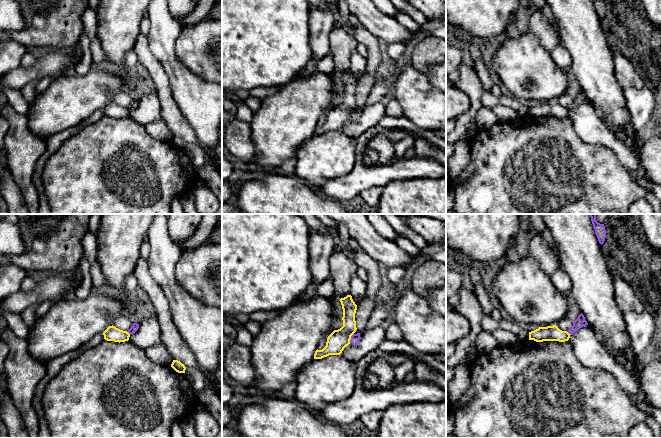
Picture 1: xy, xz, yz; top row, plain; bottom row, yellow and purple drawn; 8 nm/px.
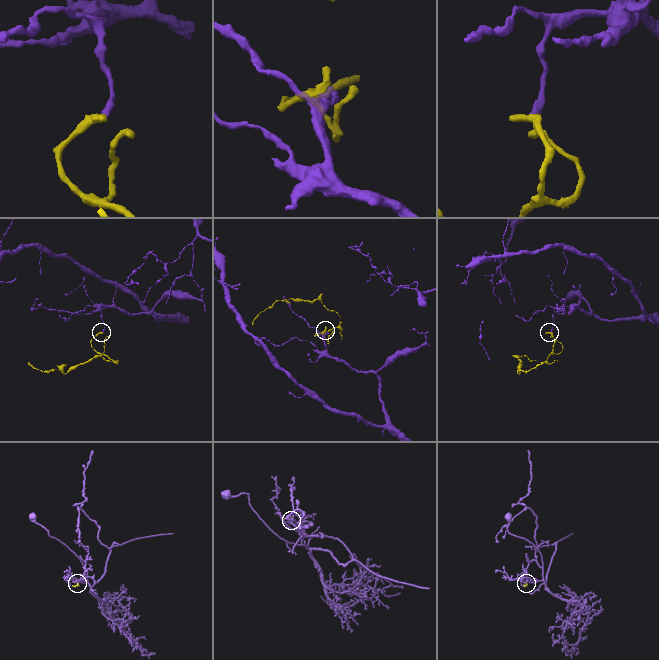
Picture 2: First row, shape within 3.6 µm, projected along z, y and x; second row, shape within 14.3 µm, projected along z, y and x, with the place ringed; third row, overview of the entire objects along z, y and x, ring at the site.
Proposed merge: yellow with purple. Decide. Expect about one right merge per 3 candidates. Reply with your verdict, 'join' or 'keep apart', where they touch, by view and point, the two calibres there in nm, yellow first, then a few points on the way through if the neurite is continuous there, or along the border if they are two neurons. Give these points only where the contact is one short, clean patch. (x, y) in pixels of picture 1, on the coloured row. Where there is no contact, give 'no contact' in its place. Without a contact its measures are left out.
keep apart; meets yellow in xz at (350, 338); 160 nm thick on the yellow side, 70 nm on the other; border along xz (353, 333), (349, 342)

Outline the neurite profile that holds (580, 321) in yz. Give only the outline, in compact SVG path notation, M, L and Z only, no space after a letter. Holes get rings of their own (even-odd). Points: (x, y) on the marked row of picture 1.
M581 313L578 318L573 321L573 326L567 331L569 334L573 334L574 332L578 331L583 326L588 325L587 321L585 320L584 315Z

